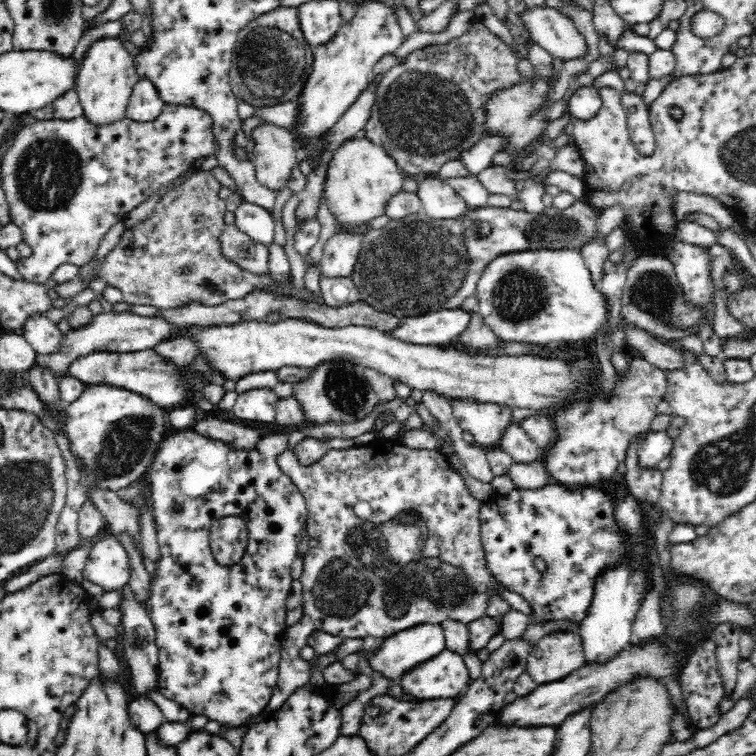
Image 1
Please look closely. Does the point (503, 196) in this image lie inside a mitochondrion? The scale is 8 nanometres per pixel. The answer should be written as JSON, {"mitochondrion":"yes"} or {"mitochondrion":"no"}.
{"mitochondrion":"no"}

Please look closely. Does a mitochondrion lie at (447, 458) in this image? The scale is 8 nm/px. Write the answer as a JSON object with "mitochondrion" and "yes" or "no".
{"mitochondrion":"no"}

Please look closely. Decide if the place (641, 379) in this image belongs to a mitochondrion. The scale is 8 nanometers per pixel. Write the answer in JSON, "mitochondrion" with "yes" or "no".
{"mitochondrion":"no"}

